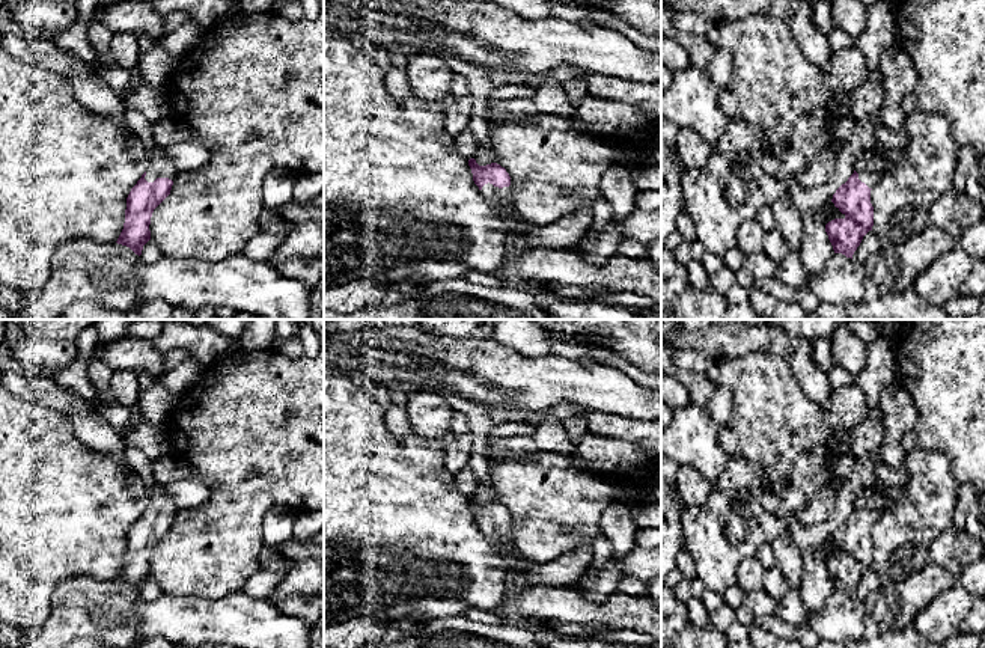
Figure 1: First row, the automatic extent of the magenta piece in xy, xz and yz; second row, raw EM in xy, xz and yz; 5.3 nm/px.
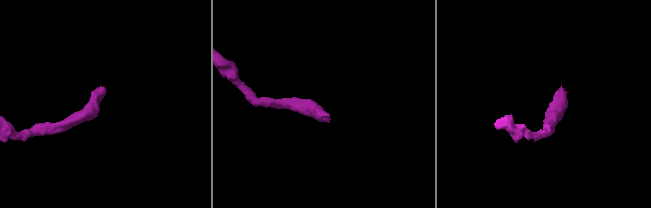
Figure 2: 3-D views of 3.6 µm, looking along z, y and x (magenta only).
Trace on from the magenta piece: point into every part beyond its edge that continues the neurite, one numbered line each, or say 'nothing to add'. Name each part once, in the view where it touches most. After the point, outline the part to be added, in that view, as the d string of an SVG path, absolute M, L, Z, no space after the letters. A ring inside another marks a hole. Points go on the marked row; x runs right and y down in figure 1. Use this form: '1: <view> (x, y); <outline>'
1: xy (160, 166); M158 148L151 157L149 157L149 167L146 169L145 179L148 182L154 182L157 178L169 178L175 179L178 175L178 169L175 163L166 155L164 148Z

